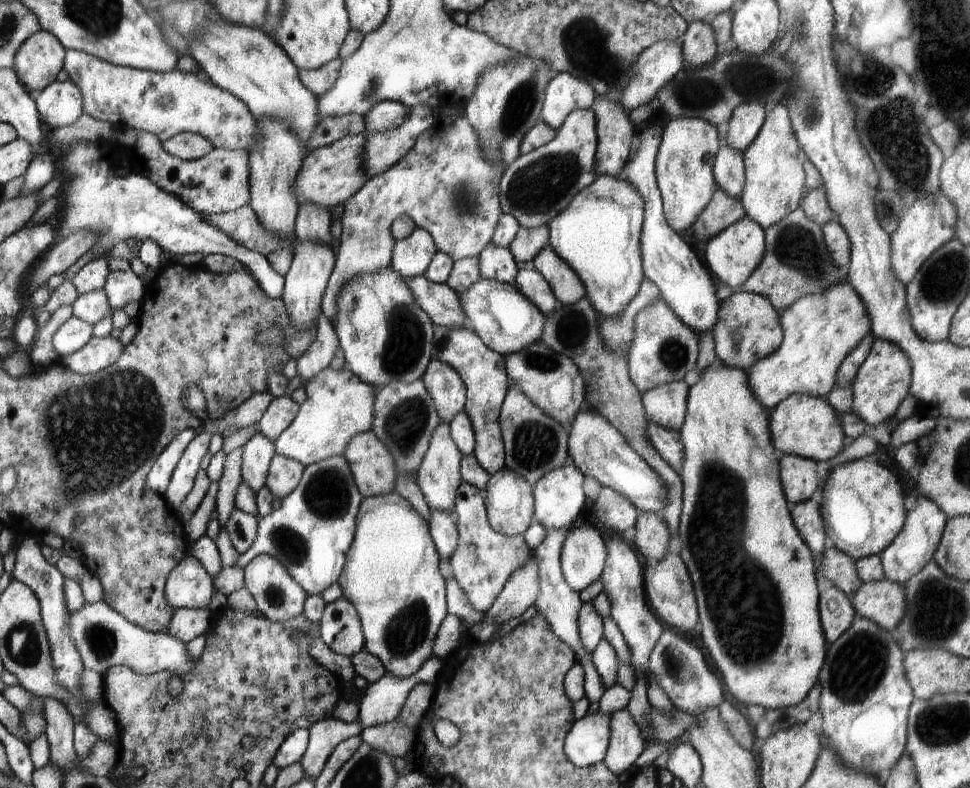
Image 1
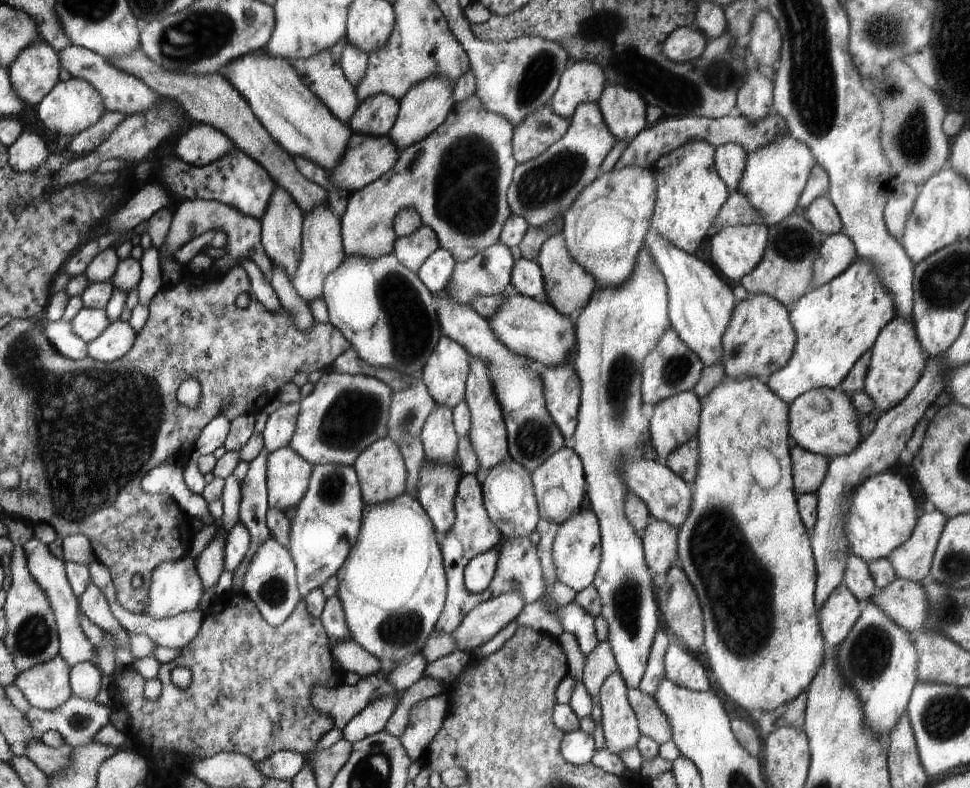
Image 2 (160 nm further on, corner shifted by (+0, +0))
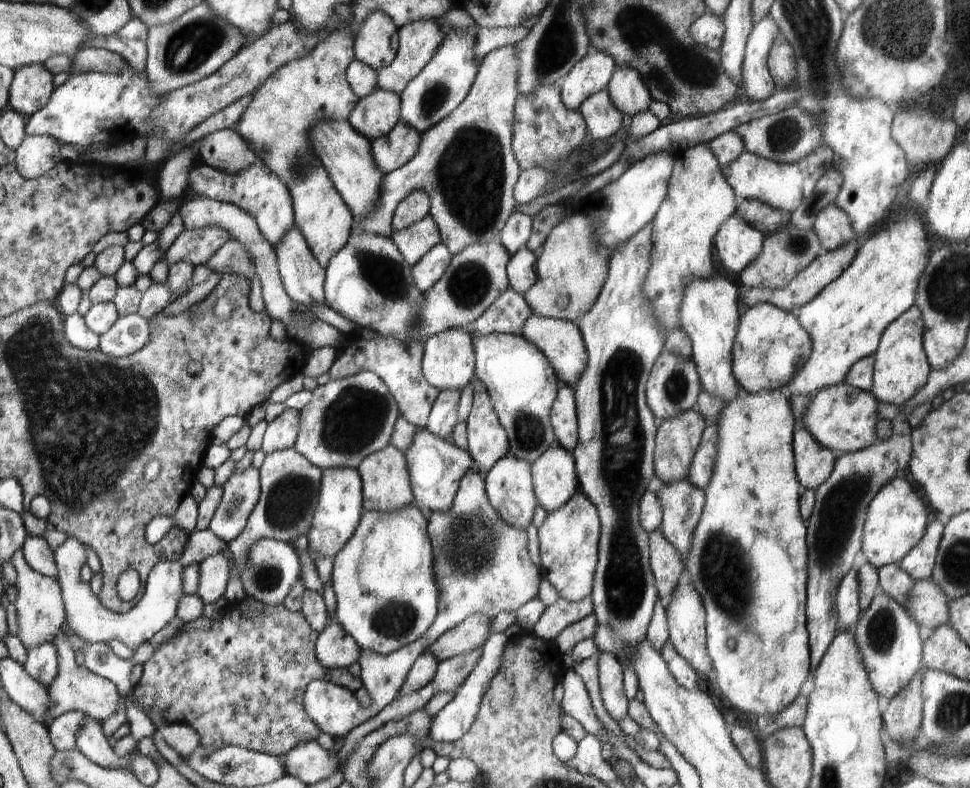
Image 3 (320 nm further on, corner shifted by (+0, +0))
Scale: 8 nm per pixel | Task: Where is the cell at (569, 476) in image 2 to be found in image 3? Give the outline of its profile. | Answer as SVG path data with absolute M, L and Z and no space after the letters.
M553 444L532 464L538 504L547 512L560 508L580 490L573 453Z

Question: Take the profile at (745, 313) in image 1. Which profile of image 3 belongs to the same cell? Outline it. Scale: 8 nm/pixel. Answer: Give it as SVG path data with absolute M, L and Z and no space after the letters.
M770 303L755 304L748 308L737 328L733 344L733 373L743 392L760 394L780 390L802 370L811 357L813 342L798 317Z

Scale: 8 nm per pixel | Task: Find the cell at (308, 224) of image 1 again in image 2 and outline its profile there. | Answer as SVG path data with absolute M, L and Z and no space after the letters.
M140 48L122 57L108 57L107 61L111 62L118 70L142 80L150 90L160 97L168 97L177 101L188 114L190 123L206 123L217 127L218 130L233 139L236 148L244 151L265 167L274 182L291 194L304 213L309 213L320 203L328 202L326 189L306 179L300 173L291 155L270 136L270 133L250 108L249 102L232 83L224 78L223 73L206 76L171 73L160 65L154 64Z

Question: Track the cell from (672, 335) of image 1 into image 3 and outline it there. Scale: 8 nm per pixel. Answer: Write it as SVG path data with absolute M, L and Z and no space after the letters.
M663 350L657 358L646 389L649 409L655 414L658 423L695 409L700 394L700 383L700 374L692 358L686 359L670 350Z

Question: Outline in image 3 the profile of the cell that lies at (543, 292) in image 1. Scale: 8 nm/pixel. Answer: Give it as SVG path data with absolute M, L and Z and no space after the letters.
M524 246L519 248L508 266L509 288L524 296L538 280L537 256Z

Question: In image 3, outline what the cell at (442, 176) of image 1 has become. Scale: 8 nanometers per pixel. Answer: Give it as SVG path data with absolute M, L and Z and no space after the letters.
M517 44L498 47L482 58L477 78L473 82L472 92L448 117L424 133L420 149L413 160L393 170L392 173L385 174L385 185L382 185L381 201L378 201L377 209L365 219L355 221L360 229L392 237L394 231L392 217L397 206L410 193L424 189L430 195L429 215L437 221L440 227L441 243L449 247L454 255L462 253L470 245L499 240L501 230L505 228L505 222L516 210L517 202L512 196L512 190L521 173L520 163L513 153L512 145L514 112L517 97L520 96L518 71L521 68L521 59L516 48Z

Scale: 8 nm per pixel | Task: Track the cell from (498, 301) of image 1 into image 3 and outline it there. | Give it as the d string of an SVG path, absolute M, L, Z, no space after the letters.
M532 314L525 322L521 335L533 343L533 346L537 346L542 351L542 354L546 355L561 383L576 386L577 382L581 380L582 373L585 372L586 365L589 362L584 336L581 334L579 326L570 321Z

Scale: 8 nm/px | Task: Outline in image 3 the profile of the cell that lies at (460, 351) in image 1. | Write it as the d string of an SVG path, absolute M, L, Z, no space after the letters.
M478 378L472 380L474 396L471 413L467 418L467 451L486 474L508 452L508 438L502 428L485 384Z

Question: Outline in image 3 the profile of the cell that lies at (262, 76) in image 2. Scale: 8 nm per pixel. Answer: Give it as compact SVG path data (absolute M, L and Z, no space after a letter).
M349 121L319 122L313 128L311 138L334 186L352 211L354 221L371 215L377 209L378 201L381 201L382 185L385 185L385 172L374 160L372 142L355 131Z

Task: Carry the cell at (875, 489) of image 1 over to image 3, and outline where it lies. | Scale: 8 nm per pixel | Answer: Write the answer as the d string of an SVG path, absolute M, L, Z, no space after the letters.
M900 477L887 482L871 500L867 510L863 539L861 540L861 558L879 569L899 562L920 542L928 524L928 512L924 502L914 488Z

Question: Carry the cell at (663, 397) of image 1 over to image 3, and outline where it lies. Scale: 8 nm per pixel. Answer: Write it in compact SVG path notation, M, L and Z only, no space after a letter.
M690 409L680 416L660 422L661 428L657 434L656 470L660 484L673 485L686 481L689 477L690 465L696 456L708 422L698 410Z

